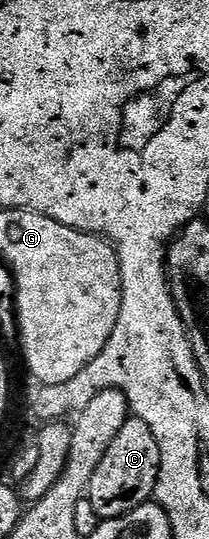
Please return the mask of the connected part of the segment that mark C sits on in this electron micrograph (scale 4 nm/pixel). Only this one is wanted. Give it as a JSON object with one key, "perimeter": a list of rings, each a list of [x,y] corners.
{"perimeter":[[[134,416],[128,418],[125,428],[117,432],[117,440],[109,444],[109,452],[105,452],[101,464],[97,464],[97,472],[91,477],[89,497],[100,520],[120,518],[144,502],[152,501],[162,469],[163,457],[153,428],[149,428],[145,420]]]}

